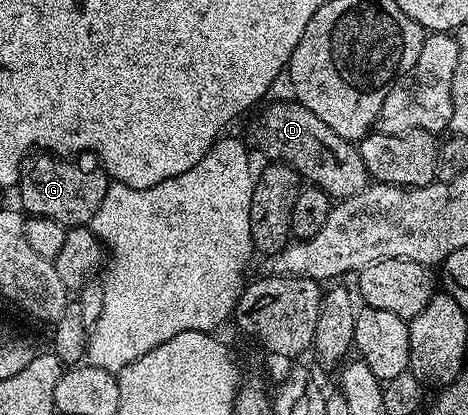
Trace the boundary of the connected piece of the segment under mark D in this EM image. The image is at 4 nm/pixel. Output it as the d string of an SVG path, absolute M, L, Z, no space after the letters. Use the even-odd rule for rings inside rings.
M295 100L267 106L263 107L265 110L257 116L252 126L251 145L256 145L268 160L289 166L305 183L326 192L333 200L350 198L369 186L368 169L366 164L362 164L359 149L338 136L334 128L322 124L322 120L318 120L310 108Z

